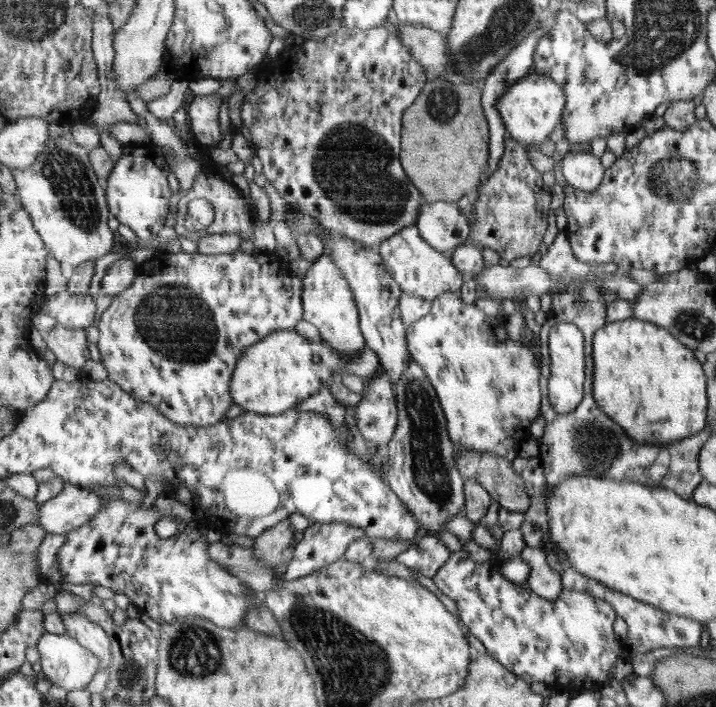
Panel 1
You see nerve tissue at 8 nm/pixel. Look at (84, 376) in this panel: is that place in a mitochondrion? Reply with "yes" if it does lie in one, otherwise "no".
no

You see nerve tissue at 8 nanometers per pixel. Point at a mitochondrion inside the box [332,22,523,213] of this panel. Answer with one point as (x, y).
(443, 104)

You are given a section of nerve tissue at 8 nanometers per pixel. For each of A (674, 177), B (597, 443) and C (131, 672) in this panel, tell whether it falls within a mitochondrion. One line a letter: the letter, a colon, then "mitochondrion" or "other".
A: mitochondrion
B: mitochondrion
C: mitochondrion

